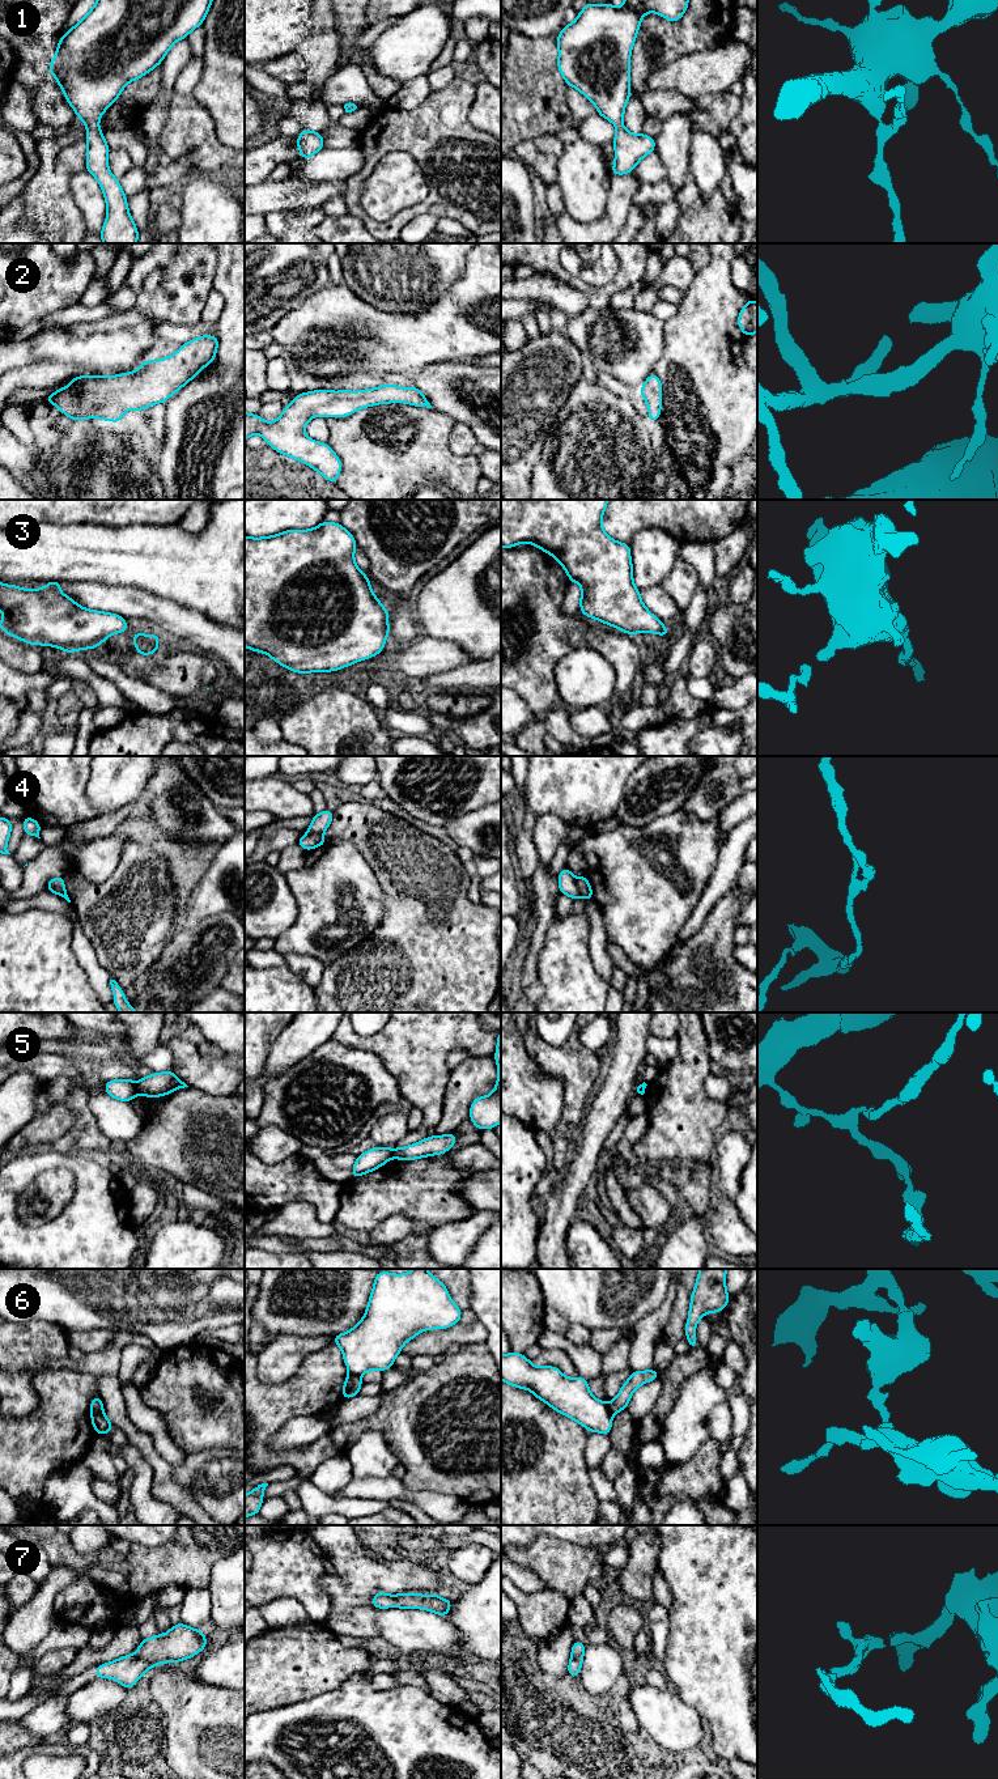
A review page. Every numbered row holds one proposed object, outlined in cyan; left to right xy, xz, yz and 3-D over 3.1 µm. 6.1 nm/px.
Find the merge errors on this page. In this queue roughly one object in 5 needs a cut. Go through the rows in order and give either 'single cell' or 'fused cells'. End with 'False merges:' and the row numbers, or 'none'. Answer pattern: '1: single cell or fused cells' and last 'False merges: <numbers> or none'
1: single cell
2: single cell
3: single cell
4: fused cells
5: fused cells
6: fused cells
7: single cell
False merges: 4, 5, 6

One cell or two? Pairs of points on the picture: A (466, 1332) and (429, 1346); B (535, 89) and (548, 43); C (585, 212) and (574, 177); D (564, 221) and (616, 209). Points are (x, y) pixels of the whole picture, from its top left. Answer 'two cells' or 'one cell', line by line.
A: one cell
B: one cell
C: one cell
D: one cell

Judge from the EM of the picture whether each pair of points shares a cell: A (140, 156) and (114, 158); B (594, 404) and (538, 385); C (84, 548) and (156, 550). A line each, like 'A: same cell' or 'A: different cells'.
A: different cells
B: different cells
C: same cell

